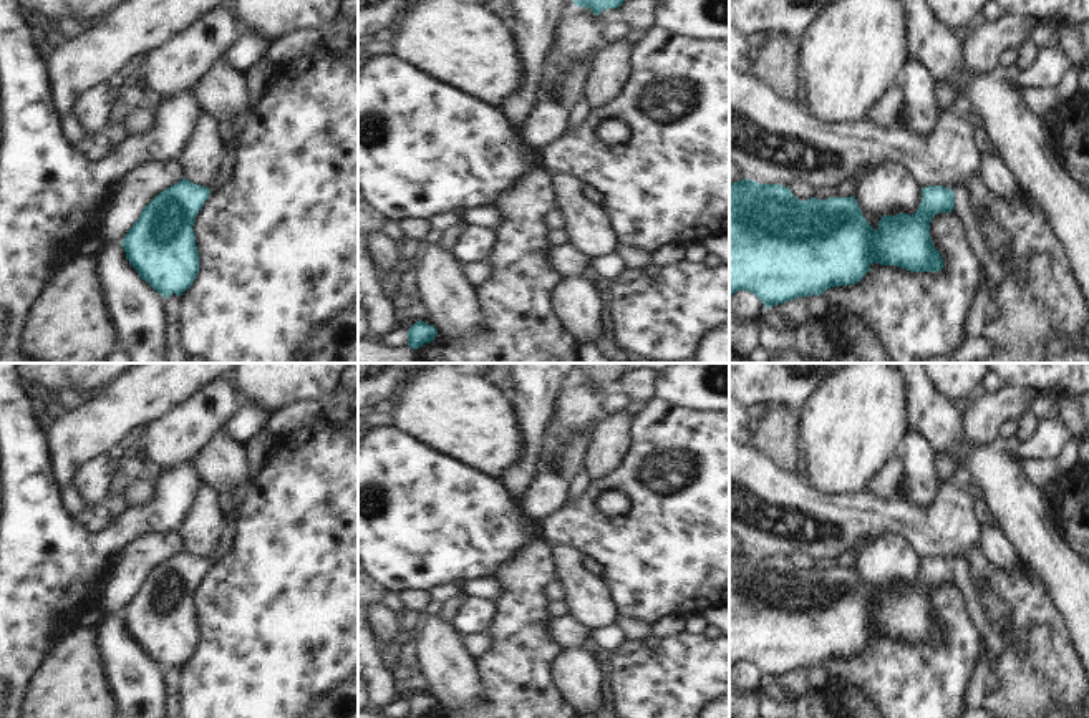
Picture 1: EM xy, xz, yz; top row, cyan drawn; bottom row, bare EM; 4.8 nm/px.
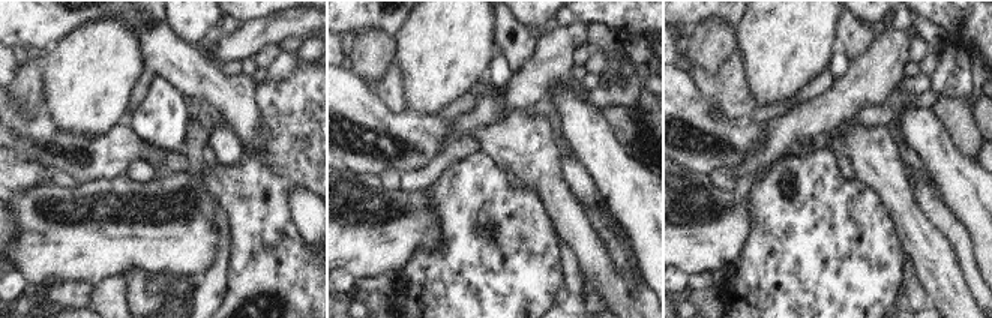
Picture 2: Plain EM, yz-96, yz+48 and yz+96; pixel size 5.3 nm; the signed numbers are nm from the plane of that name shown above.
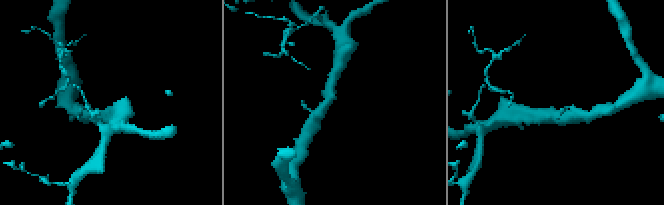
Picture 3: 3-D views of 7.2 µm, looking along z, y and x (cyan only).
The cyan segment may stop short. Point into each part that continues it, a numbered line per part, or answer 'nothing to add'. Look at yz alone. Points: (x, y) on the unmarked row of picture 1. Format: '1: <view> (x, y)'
nothing to add

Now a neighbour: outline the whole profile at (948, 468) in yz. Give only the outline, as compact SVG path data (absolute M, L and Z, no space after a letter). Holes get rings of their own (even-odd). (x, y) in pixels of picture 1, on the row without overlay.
M950 454L935 456L935 471L941 483L963 481L961 464Z

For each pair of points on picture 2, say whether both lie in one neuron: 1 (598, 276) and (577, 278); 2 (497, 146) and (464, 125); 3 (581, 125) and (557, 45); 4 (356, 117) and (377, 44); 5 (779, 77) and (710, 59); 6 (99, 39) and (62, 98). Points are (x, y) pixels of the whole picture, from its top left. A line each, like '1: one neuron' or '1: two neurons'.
1: two neurons
2: two neurons
3: two neurons
4: two neurons
5: two neurons
6: one neuron

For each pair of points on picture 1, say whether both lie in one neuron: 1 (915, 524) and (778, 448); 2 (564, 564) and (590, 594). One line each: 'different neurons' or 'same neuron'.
1: different neurons
2: same neuron

